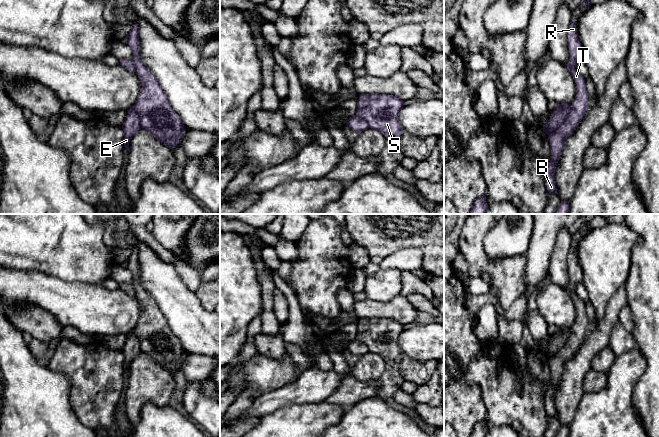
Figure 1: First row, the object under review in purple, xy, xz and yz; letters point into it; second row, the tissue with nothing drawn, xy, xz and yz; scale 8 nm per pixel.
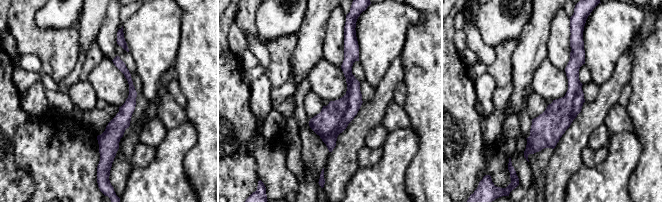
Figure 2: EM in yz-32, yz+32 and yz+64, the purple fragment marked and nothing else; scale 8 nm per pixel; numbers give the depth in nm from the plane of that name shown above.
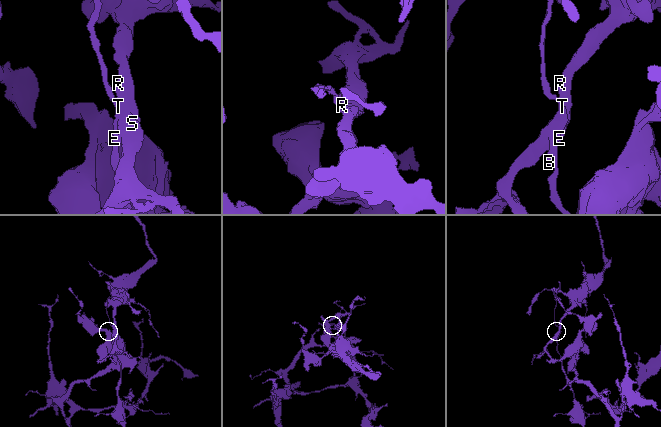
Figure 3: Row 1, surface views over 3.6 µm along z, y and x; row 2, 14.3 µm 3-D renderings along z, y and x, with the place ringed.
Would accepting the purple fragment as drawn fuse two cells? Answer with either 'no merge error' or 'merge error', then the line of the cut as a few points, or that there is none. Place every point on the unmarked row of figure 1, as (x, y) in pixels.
merge error; cut yz (571, 328), (570, 335), (565, 344), (548, 359)

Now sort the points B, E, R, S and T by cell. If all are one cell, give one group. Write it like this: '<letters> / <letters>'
B E T / R S

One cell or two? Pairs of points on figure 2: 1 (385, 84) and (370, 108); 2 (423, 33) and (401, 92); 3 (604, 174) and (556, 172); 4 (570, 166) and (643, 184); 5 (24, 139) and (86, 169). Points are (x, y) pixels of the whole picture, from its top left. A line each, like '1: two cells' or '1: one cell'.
1: one cell
2: two cells
3: two cells
4: two cells
5: one cell

